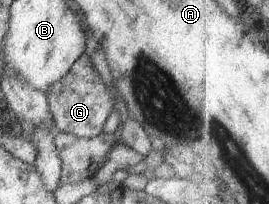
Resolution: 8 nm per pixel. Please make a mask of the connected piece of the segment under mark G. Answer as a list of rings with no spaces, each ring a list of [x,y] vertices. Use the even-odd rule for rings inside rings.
[[[81,53],[59,81],[49,85],[45,93],[53,119],[55,132],[70,133],[74,137],[91,138],[102,133],[101,128],[113,107],[112,93],[98,78],[91,57]]]

